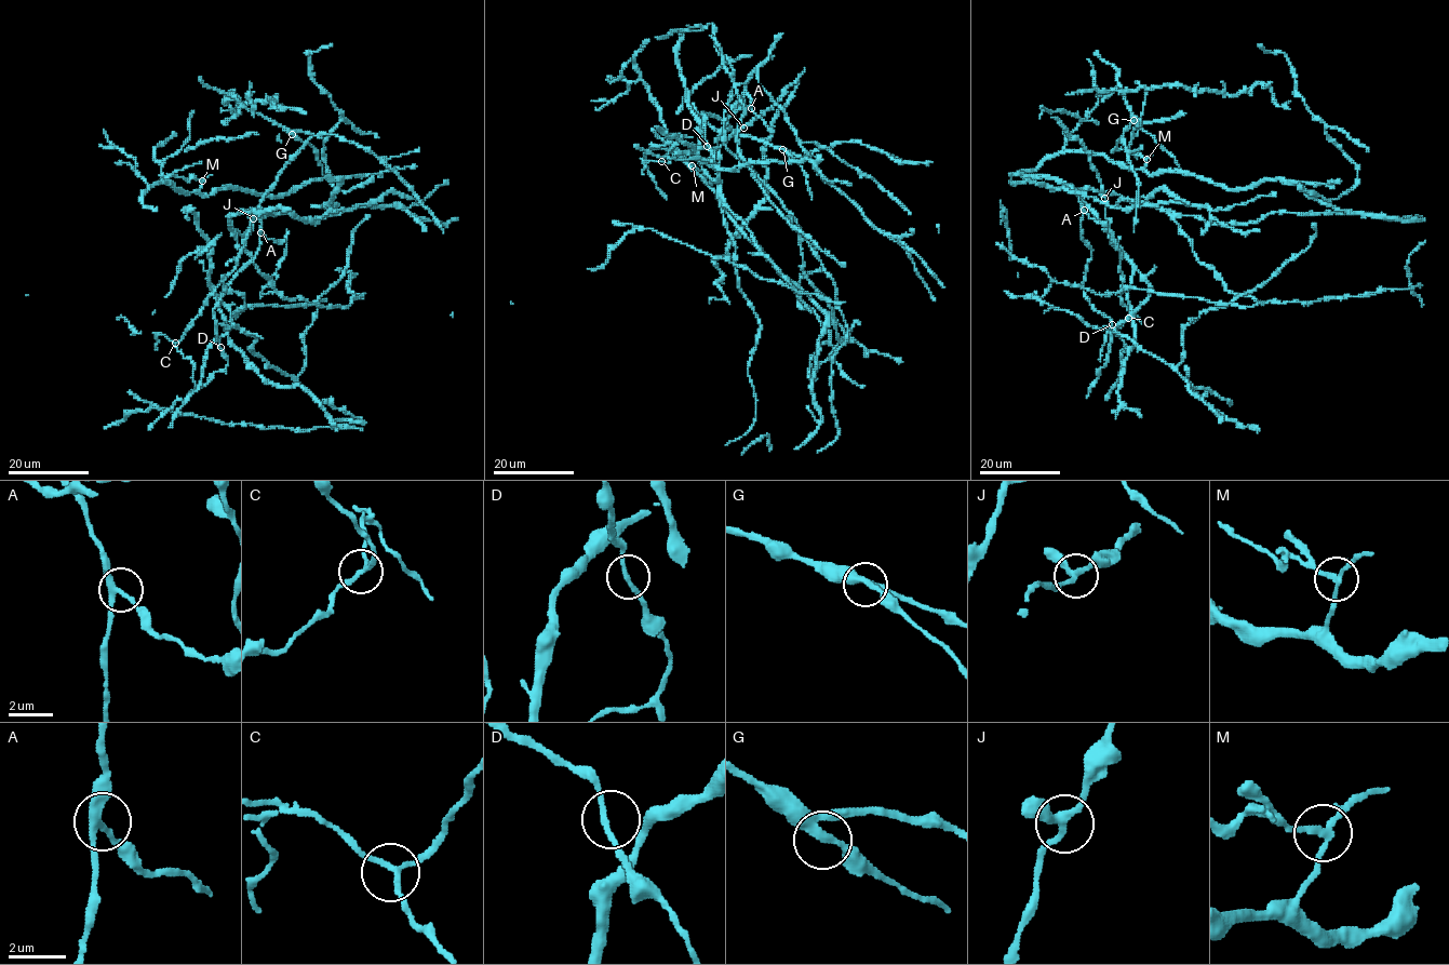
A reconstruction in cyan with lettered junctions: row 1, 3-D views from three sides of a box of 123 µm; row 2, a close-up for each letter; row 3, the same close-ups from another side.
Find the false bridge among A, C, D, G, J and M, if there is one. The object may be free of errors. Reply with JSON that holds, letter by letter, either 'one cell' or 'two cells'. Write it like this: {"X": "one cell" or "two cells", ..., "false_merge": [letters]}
{"A": "one cell", "C": "one cell", "D": "one cell", "G": "one cell", "J": "one cell", "M": "two cells", "false_merge": ["M"]}

